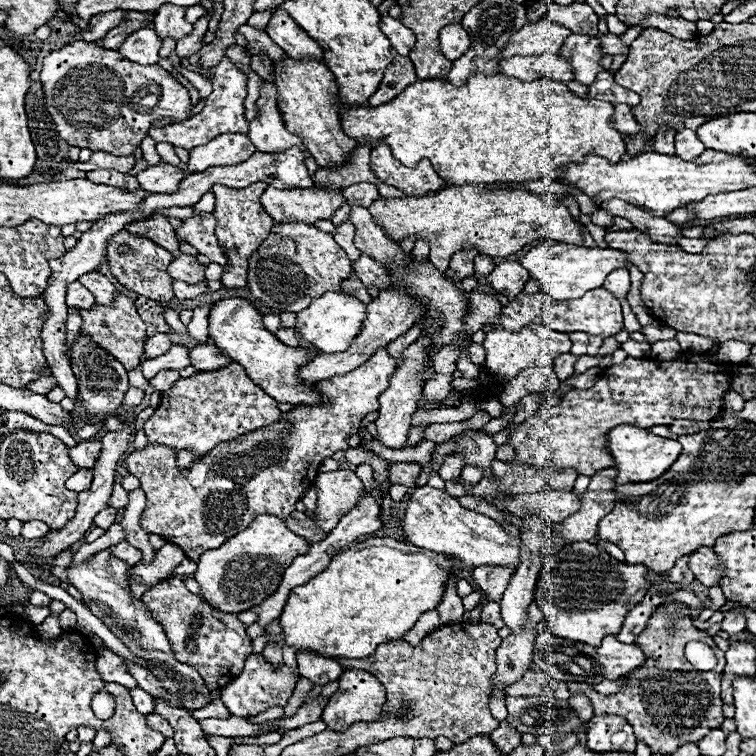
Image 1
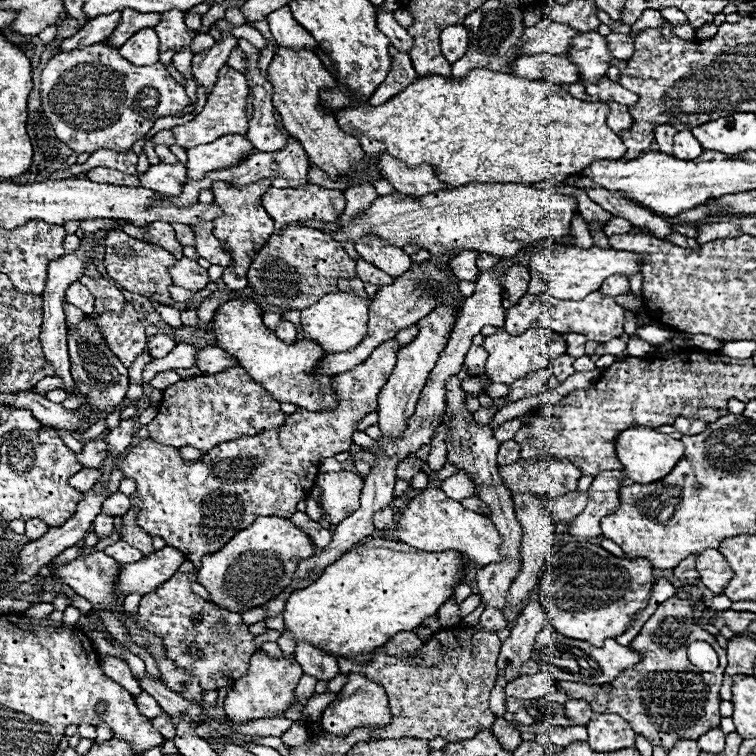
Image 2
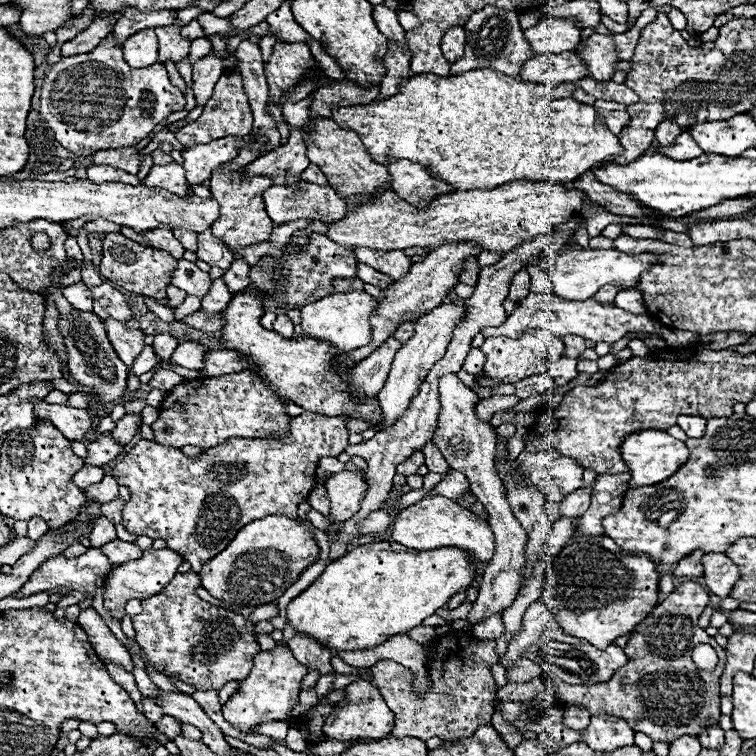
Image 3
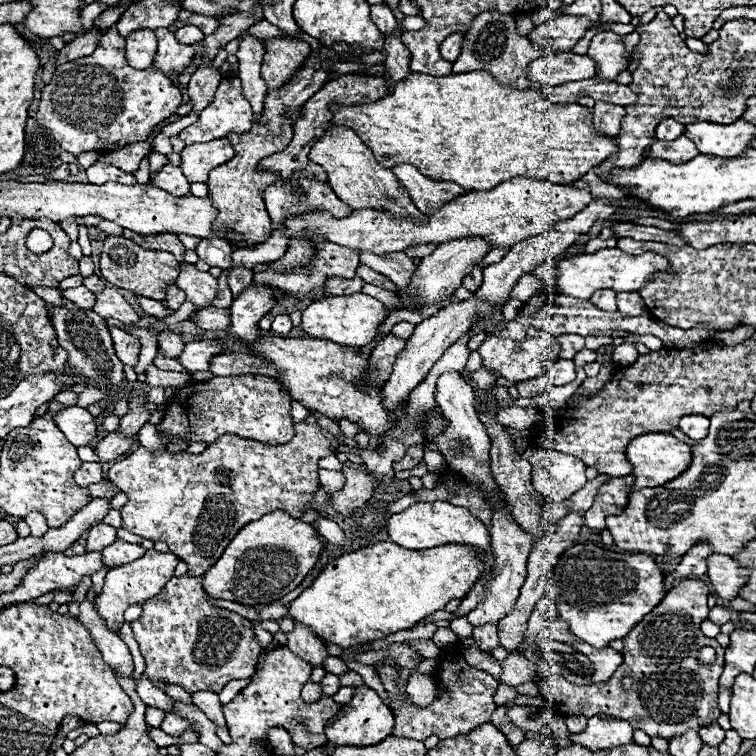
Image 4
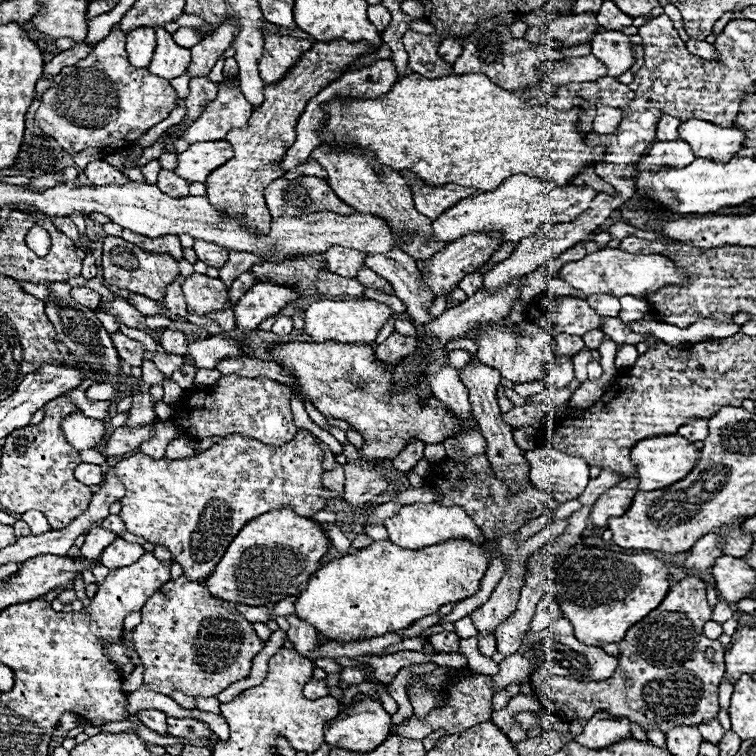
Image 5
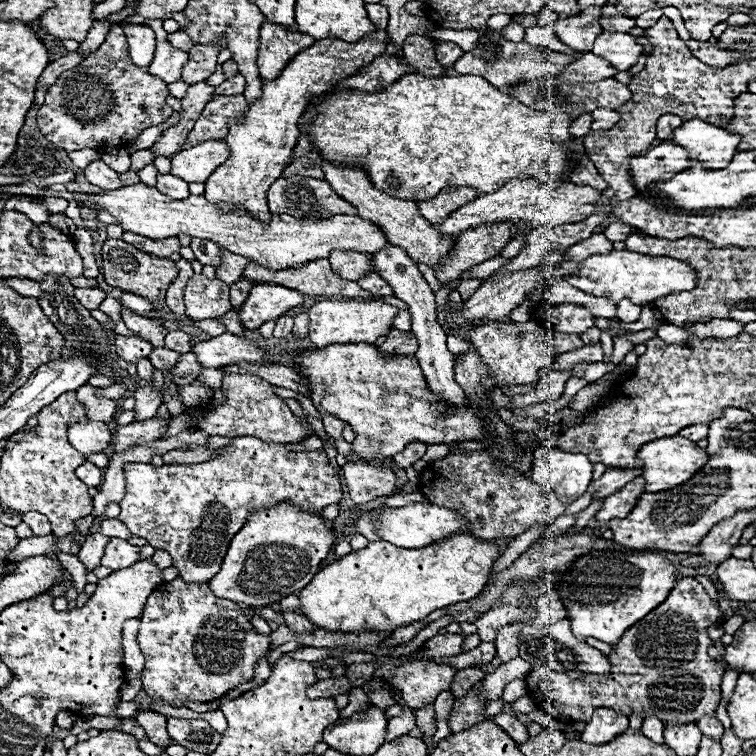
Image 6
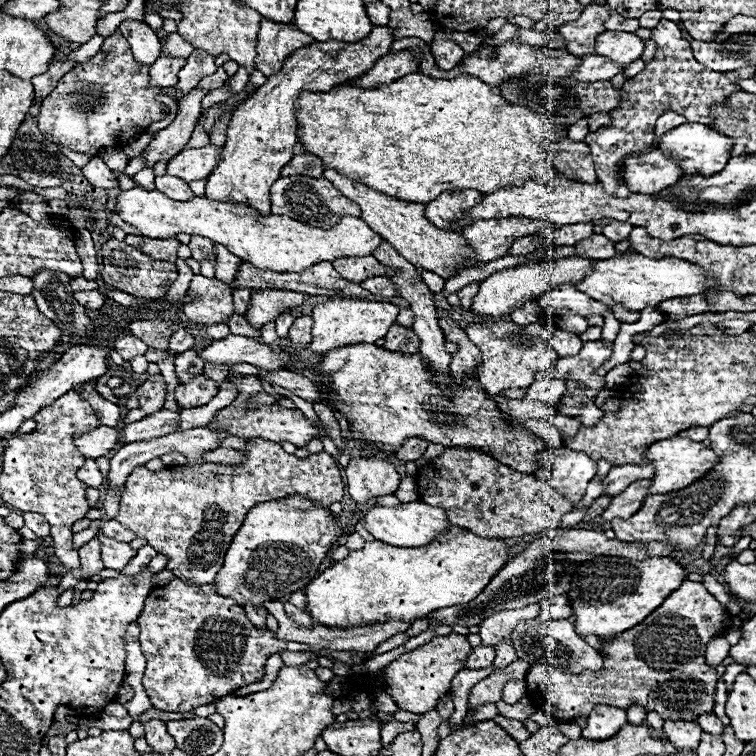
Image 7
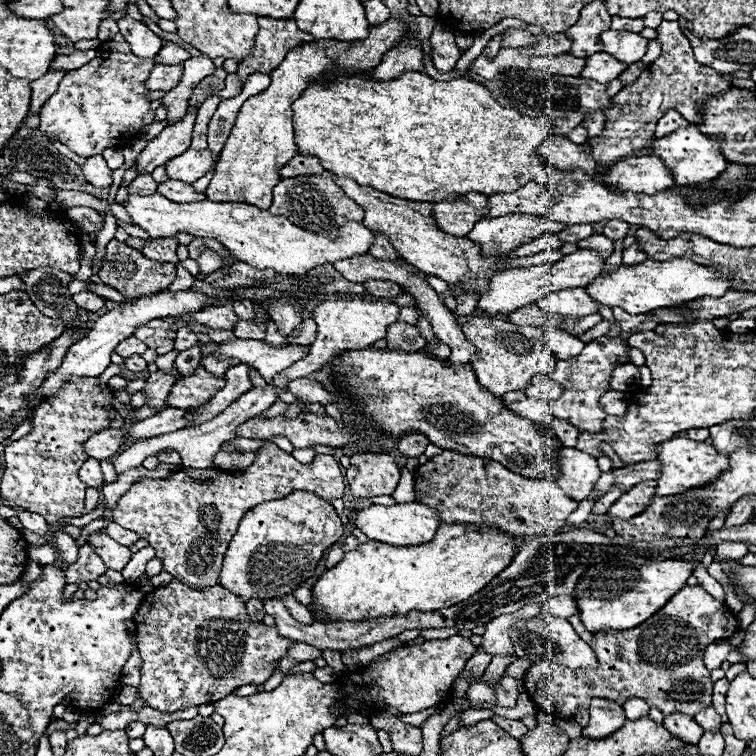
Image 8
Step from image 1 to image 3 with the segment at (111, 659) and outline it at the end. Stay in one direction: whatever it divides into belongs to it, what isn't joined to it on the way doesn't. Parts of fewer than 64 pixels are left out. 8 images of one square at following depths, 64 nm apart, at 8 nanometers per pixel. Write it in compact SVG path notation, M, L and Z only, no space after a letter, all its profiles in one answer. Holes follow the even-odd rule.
M106 664L106 670L110 672L110 676L130 694L130 698L132 700L136 700L136 708L138 708L138 712L142 714L142 694L138 692L138 688L136 688L136 682L134 682L134 676L130 674L130 672L126 672L126 670L122 670L120 666L116 666L116 664Z

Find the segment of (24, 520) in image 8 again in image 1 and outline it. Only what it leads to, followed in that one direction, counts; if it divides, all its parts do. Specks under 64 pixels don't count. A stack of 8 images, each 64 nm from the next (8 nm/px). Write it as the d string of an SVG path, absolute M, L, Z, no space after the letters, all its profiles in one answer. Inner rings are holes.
M26 522L26 524L24 524L24 530L22 530L22 536L24 536L26 540L40 540L40 538L44 538L48 532L50 532L50 528L48 528L44 522Z

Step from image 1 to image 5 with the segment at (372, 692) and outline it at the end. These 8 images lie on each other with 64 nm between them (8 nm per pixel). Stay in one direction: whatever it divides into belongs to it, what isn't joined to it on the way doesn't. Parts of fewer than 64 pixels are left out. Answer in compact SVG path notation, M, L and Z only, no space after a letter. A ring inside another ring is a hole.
M370 696L326 724L326 744L352 752L376 750L390 736L390 714Z

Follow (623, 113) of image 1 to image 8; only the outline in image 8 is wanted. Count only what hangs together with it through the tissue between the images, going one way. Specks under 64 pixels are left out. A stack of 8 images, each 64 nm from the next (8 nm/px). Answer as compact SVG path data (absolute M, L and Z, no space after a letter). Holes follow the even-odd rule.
M594 112L592 116L588 116L588 118L582 122L582 126L588 130L588 138L600 136L602 130L604 130L604 122L606 122L606 118L604 118L602 112Z

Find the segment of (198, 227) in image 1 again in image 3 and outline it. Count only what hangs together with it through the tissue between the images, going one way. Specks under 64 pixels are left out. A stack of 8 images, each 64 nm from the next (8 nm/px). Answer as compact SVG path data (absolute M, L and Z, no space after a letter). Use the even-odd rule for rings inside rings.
M210 228L204 230L202 234L198 234L198 250L196 250L198 258L212 264L212 266L218 266L218 268L224 268L228 270L234 262L234 254L228 250L228 246L218 240L216 236L212 236Z

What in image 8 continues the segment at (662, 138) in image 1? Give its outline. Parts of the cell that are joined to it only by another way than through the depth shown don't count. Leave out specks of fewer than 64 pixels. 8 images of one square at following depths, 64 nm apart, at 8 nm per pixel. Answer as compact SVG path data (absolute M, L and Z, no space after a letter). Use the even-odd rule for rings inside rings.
M668 110L668 112L658 120L658 124L656 124L656 134L654 134L654 136L656 136L656 138L664 138L664 136L676 132L678 128L686 128L686 126L690 126L690 122L686 122L686 118L682 118L680 112Z

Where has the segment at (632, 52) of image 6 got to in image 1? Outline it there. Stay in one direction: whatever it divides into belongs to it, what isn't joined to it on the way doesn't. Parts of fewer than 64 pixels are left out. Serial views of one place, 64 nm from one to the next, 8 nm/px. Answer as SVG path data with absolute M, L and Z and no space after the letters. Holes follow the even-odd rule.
M572 34L566 38L560 56L564 56L574 70L574 80L580 84L590 84L594 82L594 76L604 70L600 64L604 52L600 46L598 36L588 36L588 34Z

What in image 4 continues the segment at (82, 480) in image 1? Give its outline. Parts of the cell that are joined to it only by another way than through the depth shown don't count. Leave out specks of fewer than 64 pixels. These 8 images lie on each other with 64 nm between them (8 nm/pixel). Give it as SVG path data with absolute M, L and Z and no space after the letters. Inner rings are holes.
M84 462L76 472L74 472L74 480L80 484L80 486L90 486L90 484L96 484L104 478L102 474L102 468L100 464L96 462Z

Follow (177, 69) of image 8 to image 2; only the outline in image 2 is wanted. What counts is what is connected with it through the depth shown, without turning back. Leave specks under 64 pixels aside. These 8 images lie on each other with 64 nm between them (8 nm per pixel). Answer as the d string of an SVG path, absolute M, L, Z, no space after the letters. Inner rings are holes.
M168 10L166 18L158 26L154 26L154 30L160 38L160 52L166 52L166 50L178 52L194 38L194 34L186 30L182 10Z

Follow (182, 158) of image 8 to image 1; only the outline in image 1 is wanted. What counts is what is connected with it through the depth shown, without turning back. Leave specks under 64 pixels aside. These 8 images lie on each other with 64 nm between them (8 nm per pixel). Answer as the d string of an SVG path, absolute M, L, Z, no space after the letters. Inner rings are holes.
M220 134L208 144L190 150L188 174L196 174L212 166L234 166L250 158L254 152L256 148L246 138L246 134Z

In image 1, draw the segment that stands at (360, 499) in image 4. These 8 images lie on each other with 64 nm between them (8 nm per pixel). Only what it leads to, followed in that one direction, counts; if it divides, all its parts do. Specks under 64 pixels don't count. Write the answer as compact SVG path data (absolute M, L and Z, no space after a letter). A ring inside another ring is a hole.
M352 470L320 472L314 486L318 486L318 510L314 520L324 532L330 532L344 514L356 508L364 492L362 480Z

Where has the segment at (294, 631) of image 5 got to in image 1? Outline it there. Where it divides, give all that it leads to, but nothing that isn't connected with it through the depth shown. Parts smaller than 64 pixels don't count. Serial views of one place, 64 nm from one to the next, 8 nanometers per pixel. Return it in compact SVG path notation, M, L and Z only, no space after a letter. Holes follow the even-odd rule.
M310 650L298 652L296 660L298 660L300 676L312 680L318 686L324 686L326 682L338 680L340 674L342 674L342 666L338 664L338 660L326 658L326 656L320 656L320 654L314 654Z

